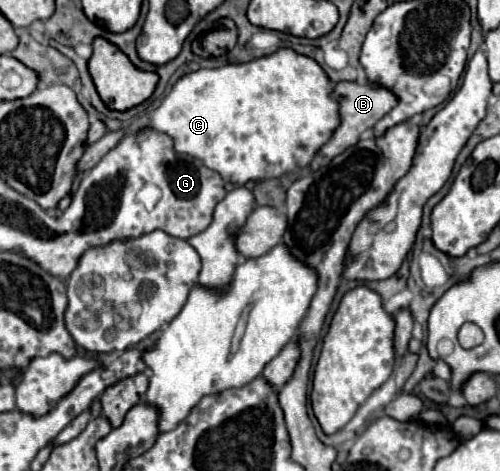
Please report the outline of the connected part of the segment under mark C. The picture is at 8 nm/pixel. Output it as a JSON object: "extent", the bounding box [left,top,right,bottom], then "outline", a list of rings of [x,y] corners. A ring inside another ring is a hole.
{"extent":[142,48,340,186],"outline":[[[278,48],[274,54],[268,54],[268,56],[244,62],[244,64],[226,64],[226,66],[220,66],[220,68],[200,68],[196,72],[184,74],[172,86],[172,90],[164,96],[160,106],[148,116],[148,122],[142,128],[150,128],[150,130],[156,130],[156,132],[168,134],[174,140],[176,152],[188,154],[192,158],[202,160],[210,170],[218,172],[224,182],[236,184],[236,186],[244,186],[246,182],[260,182],[260,180],[268,180],[268,178],[280,178],[280,176],[284,176],[288,172],[308,168],[308,164],[312,162],[314,154],[332,138],[332,132],[340,126],[340,102],[332,96],[332,88],[334,88],[332,80],[328,78],[328,74],[322,70],[322,66],[314,58],[298,54],[292,48]]]}

